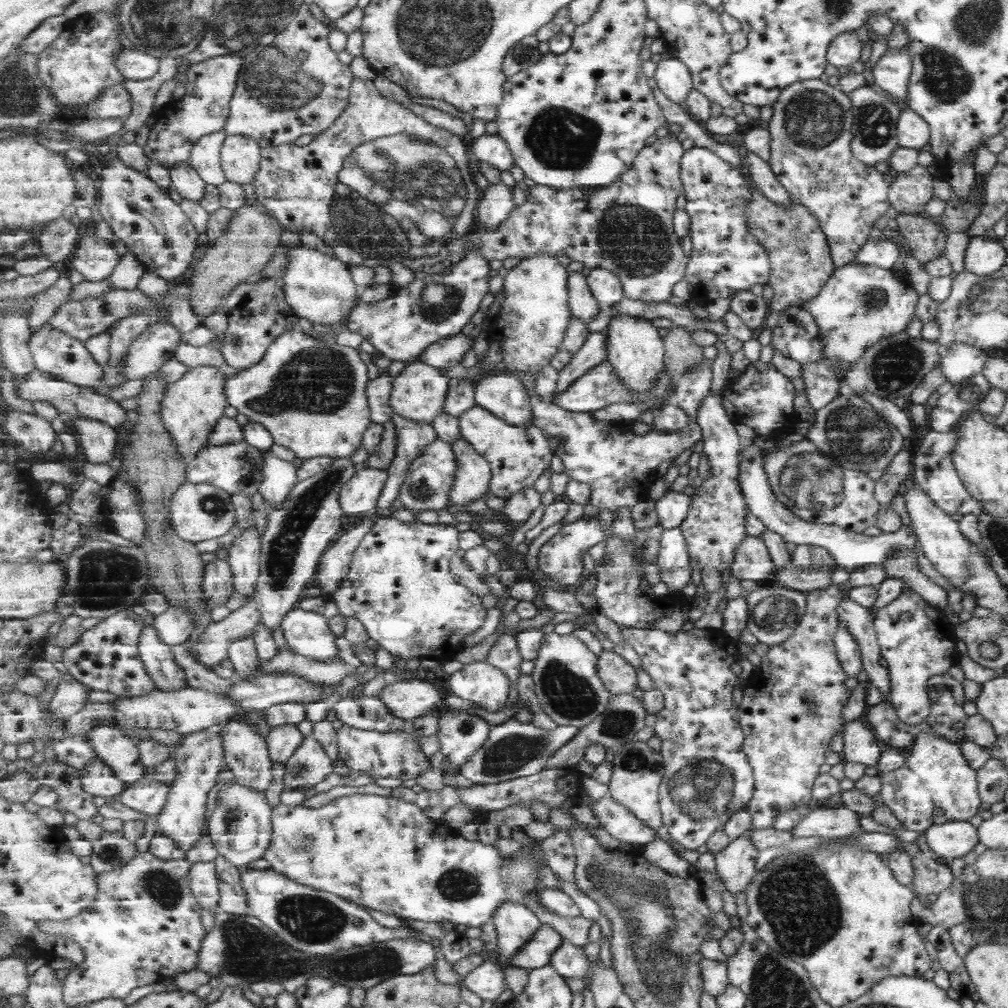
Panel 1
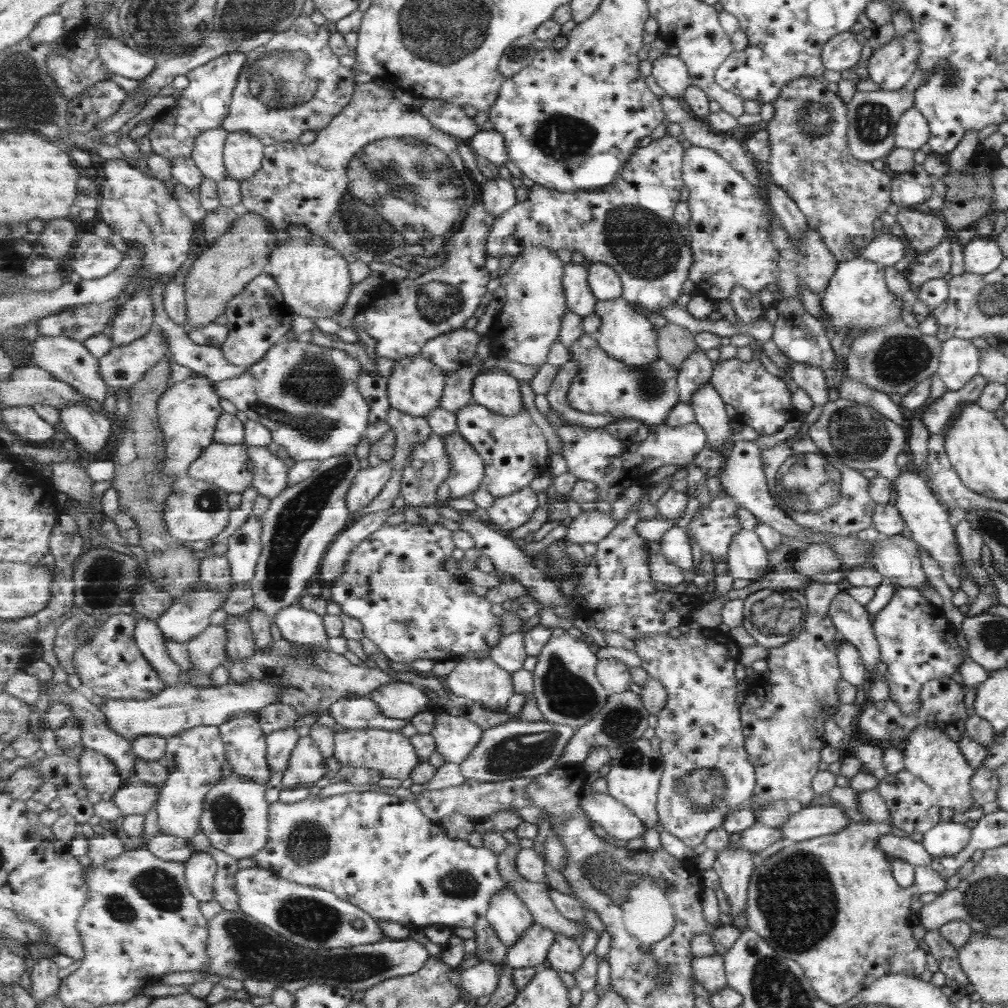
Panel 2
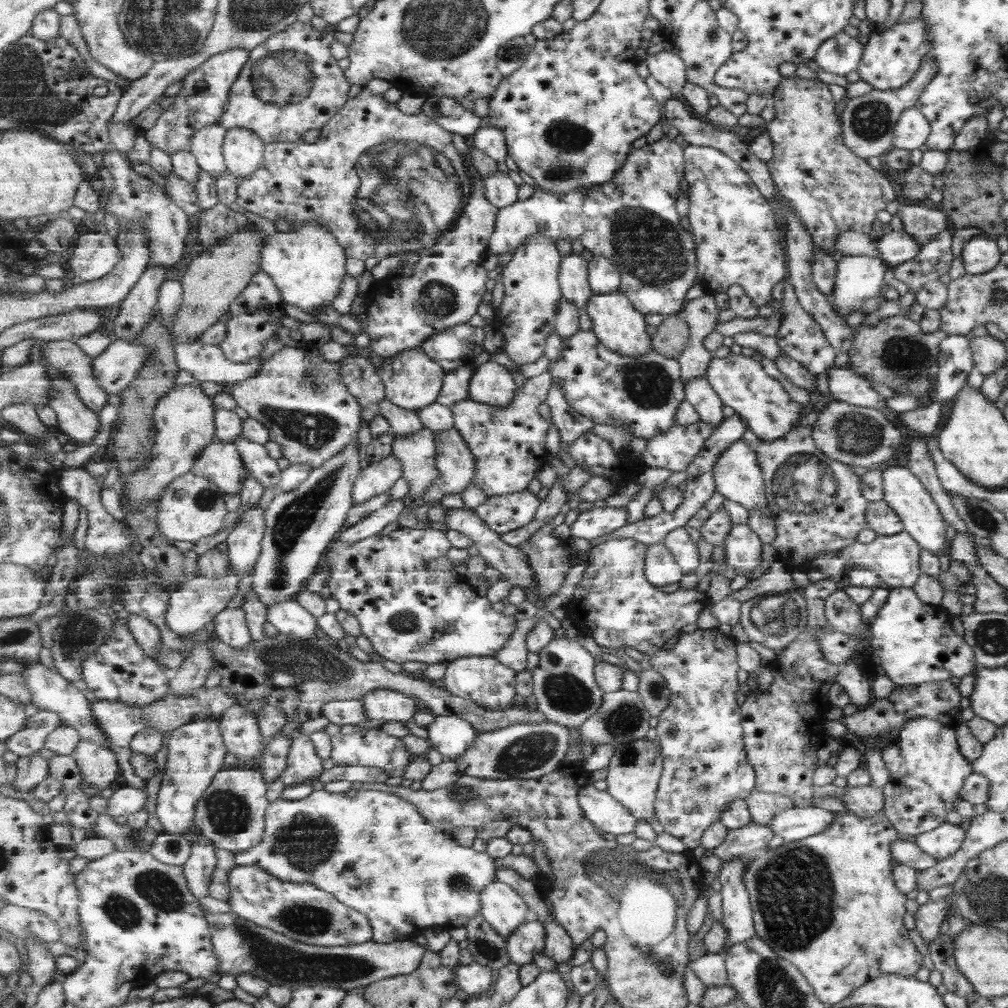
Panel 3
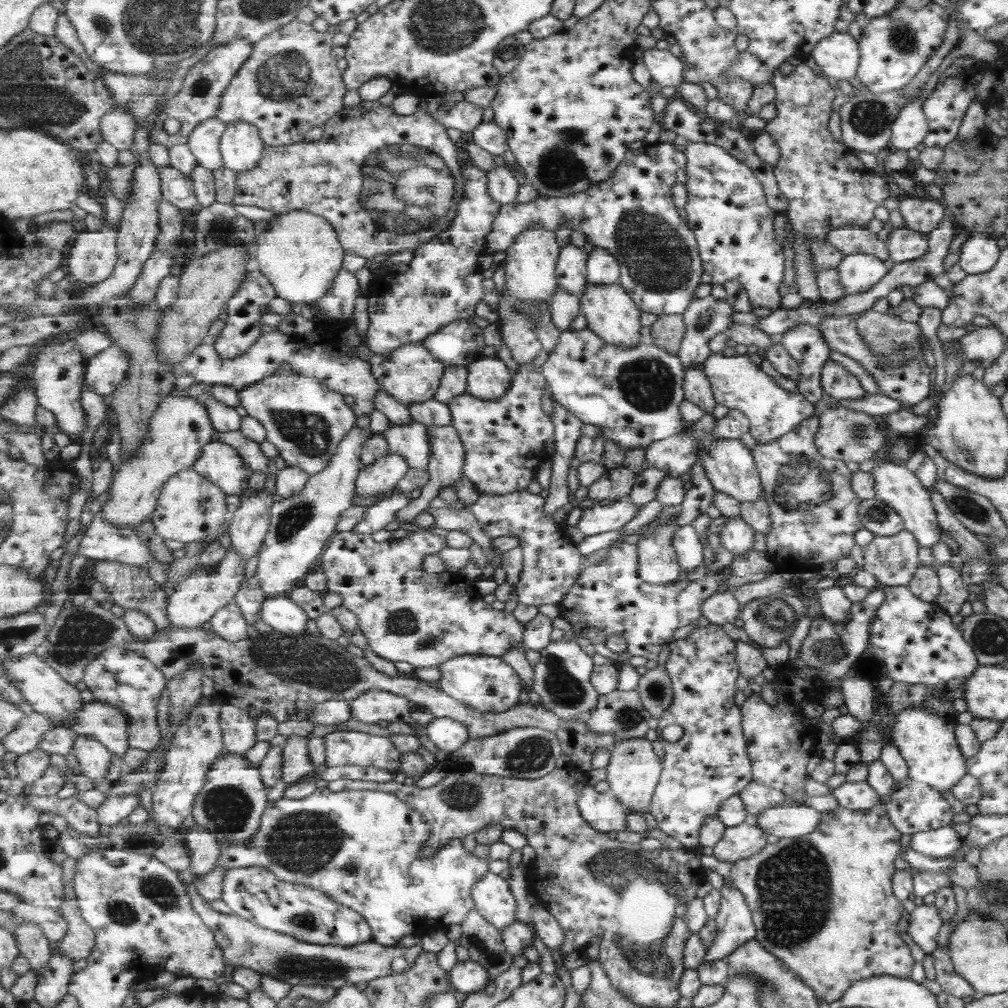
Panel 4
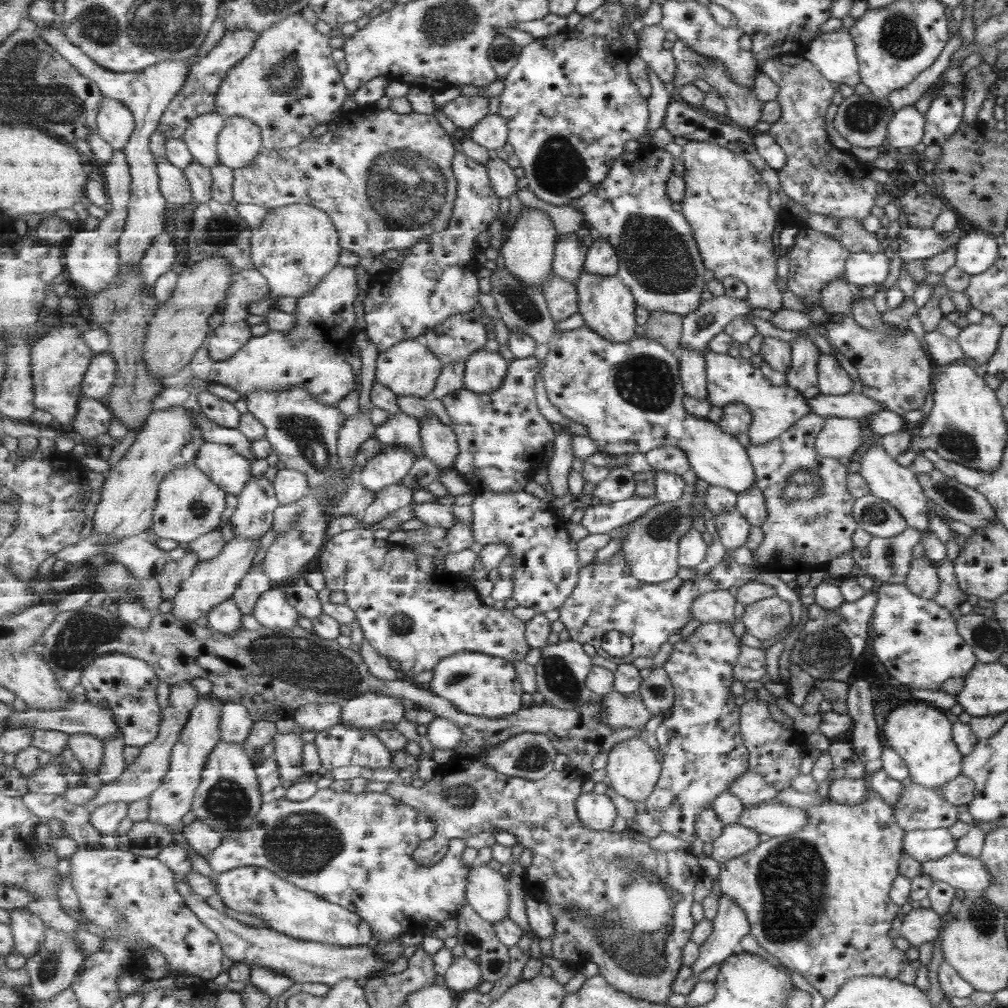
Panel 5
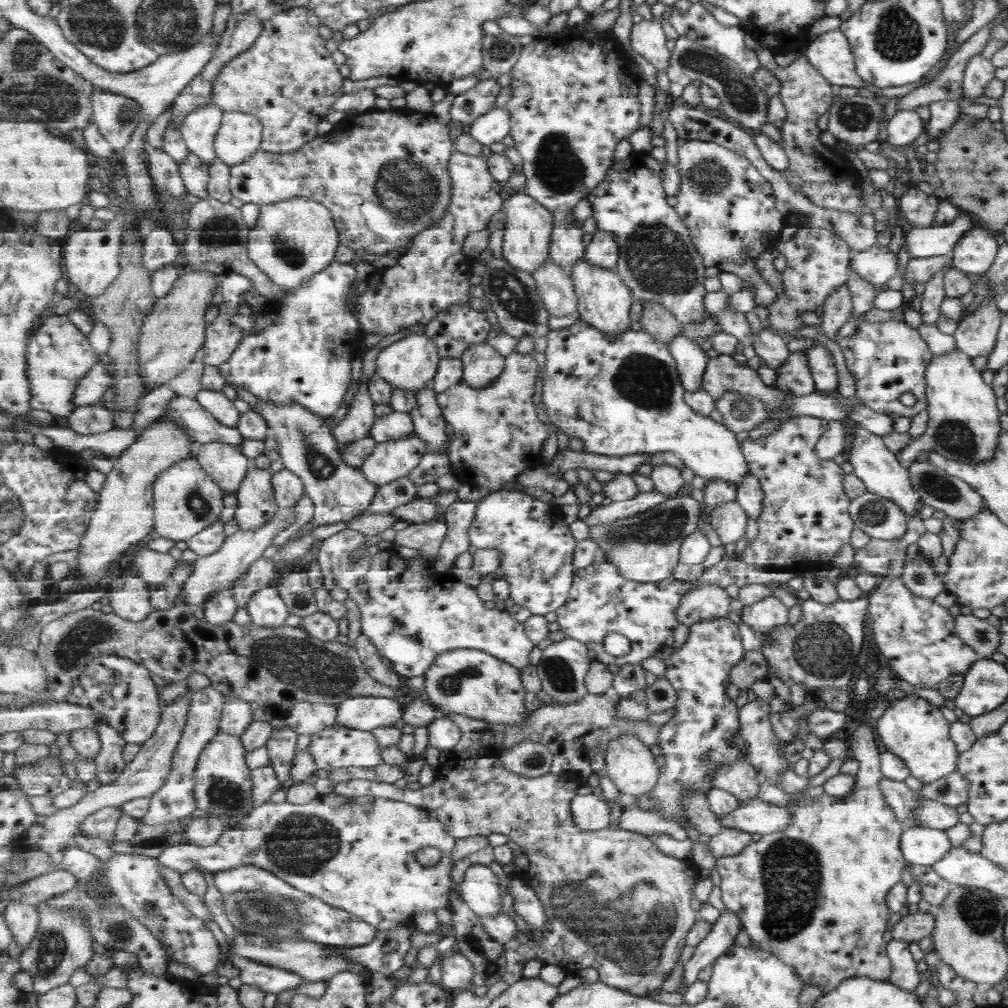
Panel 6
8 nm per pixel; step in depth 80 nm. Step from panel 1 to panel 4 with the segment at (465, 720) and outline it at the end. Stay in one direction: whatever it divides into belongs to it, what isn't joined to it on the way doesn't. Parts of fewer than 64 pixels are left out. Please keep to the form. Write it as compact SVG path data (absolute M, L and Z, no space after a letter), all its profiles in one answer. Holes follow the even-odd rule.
M435 717L424 729L438 750L450 756L470 740L468 728L453 718Z

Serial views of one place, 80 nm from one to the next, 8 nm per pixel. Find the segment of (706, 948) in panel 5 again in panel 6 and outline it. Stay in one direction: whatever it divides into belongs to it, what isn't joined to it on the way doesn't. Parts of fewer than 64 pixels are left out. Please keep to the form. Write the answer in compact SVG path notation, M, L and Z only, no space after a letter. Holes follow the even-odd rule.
M726 908L720 913L709 936L696 946L691 960L684 965L683 985L679 986L683 989L679 992L684 993L686 987L700 979L699 975L703 969L713 965L722 954L735 945L737 934L741 932L741 929L745 930L745 925L736 912Z

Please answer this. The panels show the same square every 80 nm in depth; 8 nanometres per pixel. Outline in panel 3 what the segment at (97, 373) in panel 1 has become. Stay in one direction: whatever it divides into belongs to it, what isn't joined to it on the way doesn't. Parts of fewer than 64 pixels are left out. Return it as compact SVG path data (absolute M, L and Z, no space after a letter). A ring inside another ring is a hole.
M49 340L42 346L43 360L49 367L55 367L65 374L65 380L73 382L75 390L82 402L90 410L101 413L107 406L107 392L95 379L93 358L83 352L83 349L70 340Z

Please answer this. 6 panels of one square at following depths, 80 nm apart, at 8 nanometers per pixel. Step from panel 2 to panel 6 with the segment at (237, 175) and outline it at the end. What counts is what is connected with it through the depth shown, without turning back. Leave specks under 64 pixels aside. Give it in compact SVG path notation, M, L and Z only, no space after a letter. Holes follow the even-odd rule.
M224 112L224 119L215 139L218 158L229 166L249 160L262 148L264 126L254 114Z

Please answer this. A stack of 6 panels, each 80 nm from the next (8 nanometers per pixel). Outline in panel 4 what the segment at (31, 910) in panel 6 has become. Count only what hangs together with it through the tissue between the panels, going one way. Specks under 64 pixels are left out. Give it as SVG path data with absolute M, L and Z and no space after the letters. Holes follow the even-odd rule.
M21 924L15 931L20 954L28 959L30 970L37 972L48 965L52 955L50 941L37 924Z

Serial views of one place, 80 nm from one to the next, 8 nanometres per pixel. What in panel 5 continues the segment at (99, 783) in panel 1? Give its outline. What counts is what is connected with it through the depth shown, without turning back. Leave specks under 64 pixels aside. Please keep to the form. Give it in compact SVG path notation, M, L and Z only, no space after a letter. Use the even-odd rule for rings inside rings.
M74 734L70 736L68 746L85 771L98 774L106 753L104 740L92 734Z

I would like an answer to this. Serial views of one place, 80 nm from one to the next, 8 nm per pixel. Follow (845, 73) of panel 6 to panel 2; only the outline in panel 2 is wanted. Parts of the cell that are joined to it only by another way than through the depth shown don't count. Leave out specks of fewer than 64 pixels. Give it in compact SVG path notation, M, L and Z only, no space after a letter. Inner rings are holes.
M849 31L835 34L823 46L822 65L833 72L841 72L847 68L853 69L859 62L860 50L856 36Z

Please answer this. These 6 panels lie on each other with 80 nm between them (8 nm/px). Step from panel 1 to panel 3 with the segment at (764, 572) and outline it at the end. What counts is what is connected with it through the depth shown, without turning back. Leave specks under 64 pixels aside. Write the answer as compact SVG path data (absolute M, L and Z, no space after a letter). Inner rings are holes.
M735 524L725 541L726 562L737 569L739 575L755 578L760 574L763 541L748 525ZM741 572L741 573L740 573Z

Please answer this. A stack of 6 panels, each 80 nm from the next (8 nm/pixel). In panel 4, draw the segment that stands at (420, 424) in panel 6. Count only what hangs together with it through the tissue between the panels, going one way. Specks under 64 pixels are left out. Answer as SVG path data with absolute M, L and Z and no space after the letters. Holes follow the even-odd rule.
M431 426L429 427L429 443L431 443L431 466L428 468L430 474L427 486L421 489L421 495L411 499L410 503L397 515L399 521L414 520L420 512L427 511L431 505L438 502L439 492L443 486L453 486L457 480L464 476L464 466L467 462L467 451L459 433L453 426Z

